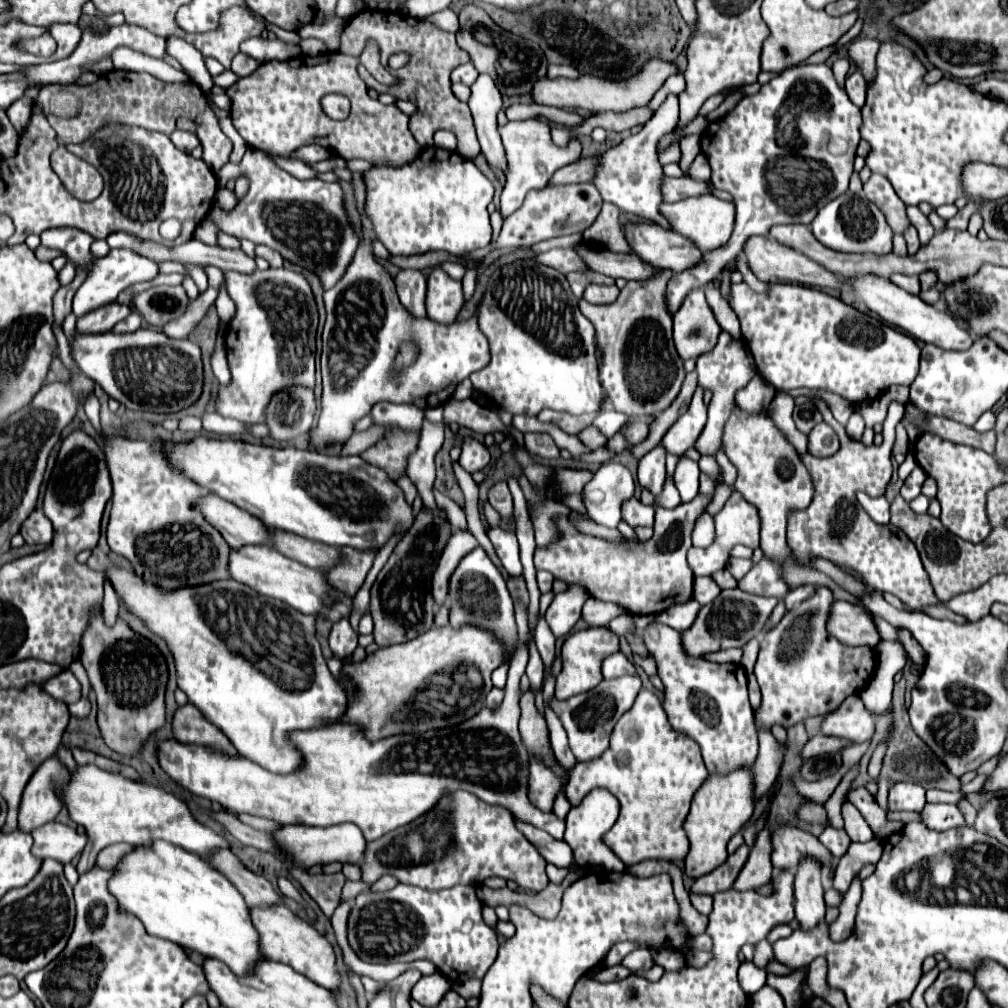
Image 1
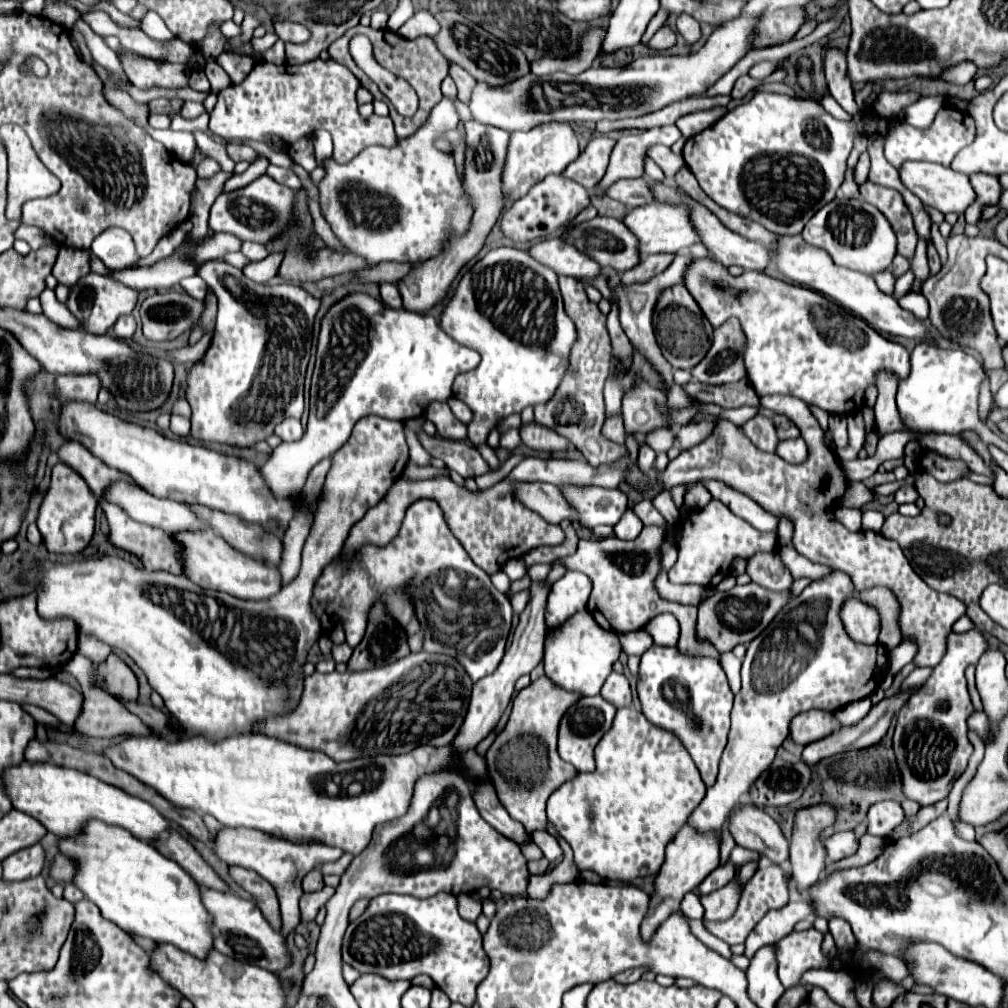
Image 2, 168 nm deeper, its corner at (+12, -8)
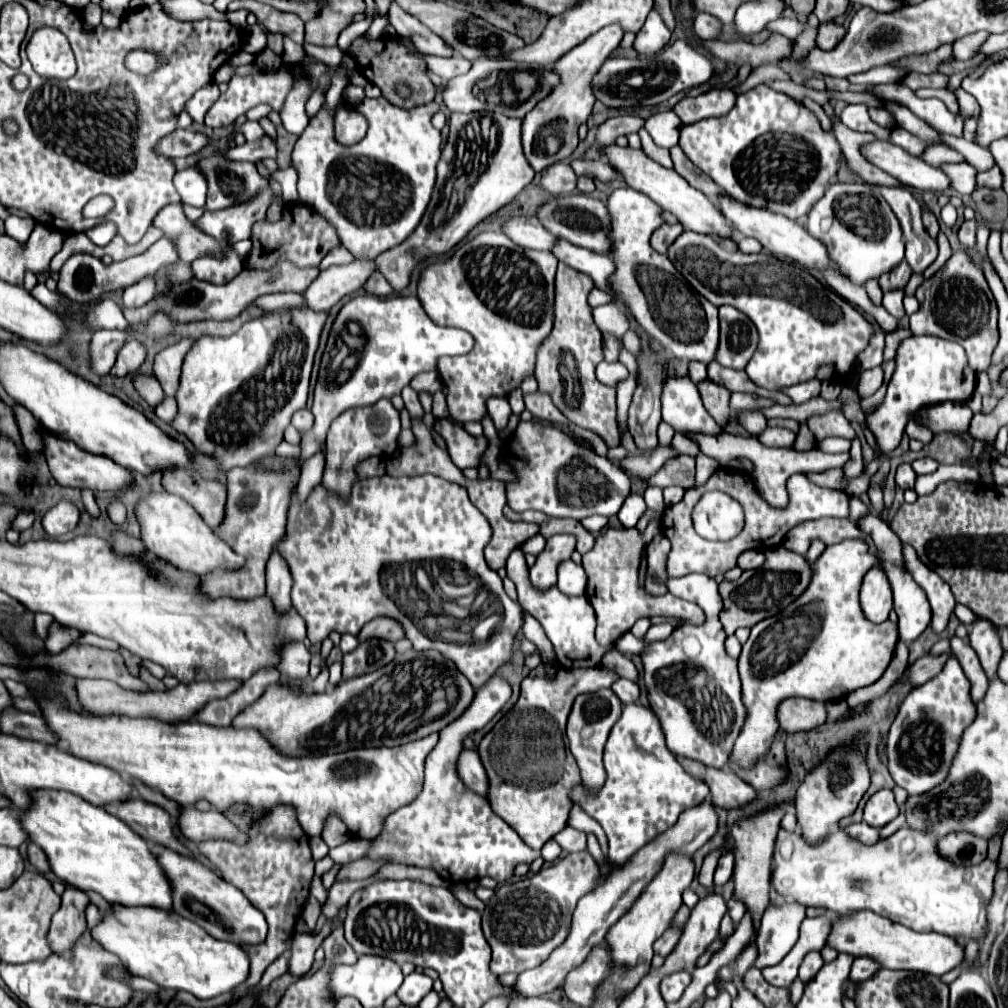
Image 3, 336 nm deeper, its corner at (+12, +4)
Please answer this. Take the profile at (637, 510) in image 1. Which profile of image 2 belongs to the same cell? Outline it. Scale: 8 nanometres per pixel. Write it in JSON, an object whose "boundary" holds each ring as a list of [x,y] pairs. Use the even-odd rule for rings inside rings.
{"boundary":[[[562,488],[564,496],[572,504],[572,508],[578,510],[580,520],[588,524],[588,528],[594,528],[598,524],[608,524],[616,526],[624,512],[628,510],[628,500],[626,494],[620,492],[618,488],[606,490],[606,488]]]}

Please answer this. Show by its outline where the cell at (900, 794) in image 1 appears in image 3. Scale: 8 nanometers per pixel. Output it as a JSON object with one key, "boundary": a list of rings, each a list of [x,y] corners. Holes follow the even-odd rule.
{"boundary":[[[878,790],[868,798],[864,806],[864,822],[874,828],[882,828],[888,822],[892,822],[898,816],[898,812],[900,810],[892,790]]]}

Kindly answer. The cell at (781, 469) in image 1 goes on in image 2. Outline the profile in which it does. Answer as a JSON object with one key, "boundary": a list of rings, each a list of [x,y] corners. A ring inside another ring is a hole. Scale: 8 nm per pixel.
{"boundary":[[[756,552],[756,556],[748,560],[746,572],[750,574],[752,582],[772,592],[784,592],[794,582],[788,568],[784,568],[784,562],[780,560],[778,552]]]}

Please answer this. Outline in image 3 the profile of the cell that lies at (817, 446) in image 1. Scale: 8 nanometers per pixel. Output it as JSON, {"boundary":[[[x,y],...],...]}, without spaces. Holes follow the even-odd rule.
{"boundary":[[[766,428],[764,432],[760,432],[758,440],[764,444],[764,446],[776,446],[776,448],[788,448],[794,444],[796,440],[796,434],[788,428]]]}

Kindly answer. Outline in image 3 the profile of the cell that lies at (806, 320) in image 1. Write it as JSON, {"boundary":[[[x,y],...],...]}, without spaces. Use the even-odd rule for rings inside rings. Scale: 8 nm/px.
{"boundary":[[[684,230],[668,248],[668,258],[676,266],[676,270],[690,282],[690,286],[698,290],[706,300],[710,300],[714,306],[722,306],[722,304],[734,306],[756,324],[760,342],[758,342],[758,348],[752,360],[746,366],[746,374],[760,388],[778,390],[782,386],[794,386],[794,384],[808,382],[816,376],[816,370],[820,364],[832,364],[834,372],[844,378],[854,372],[854,362],[858,358],[858,352],[868,346],[868,340],[872,336],[872,324],[866,322],[862,314],[858,314],[834,290],[824,288],[806,270],[800,270],[800,268],[788,270],[786,266],[794,266],[794,264],[786,264],[774,258],[772,254],[766,254],[766,252],[744,254],[740,252],[738,244],[732,238],[722,238],[716,234],[696,234],[696,232]],[[750,266],[776,266],[776,274],[752,276]]]}

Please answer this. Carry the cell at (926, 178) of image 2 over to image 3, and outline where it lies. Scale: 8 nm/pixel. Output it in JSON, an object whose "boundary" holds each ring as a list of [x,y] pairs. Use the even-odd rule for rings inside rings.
{"boundary":[[[874,140],[860,148],[864,158],[874,166],[882,168],[890,176],[898,178],[902,184],[914,186],[918,190],[946,190],[950,186],[948,176],[936,168],[920,160],[918,156],[908,154],[904,148],[896,144],[888,144],[882,140]]]}

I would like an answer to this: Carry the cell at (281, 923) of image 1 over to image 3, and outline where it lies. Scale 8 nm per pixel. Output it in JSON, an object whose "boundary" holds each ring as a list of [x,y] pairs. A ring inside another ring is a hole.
{"boundary":[[[152,846],[152,854],[156,860],[160,860],[164,872],[168,874],[168,880],[172,884],[172,908],[176,914],[200,924],[210,936],[234,944],[260,944],[266,938],[268,924],[264,920],[264,914],[258,912],[250,904],[250,900],[240,894],[238,888],[222,880],[218,874],[214,874],[210,868],[202,866],[198,860],[190,856],[182,856],[178,852],[168,852],[168,848]]]}

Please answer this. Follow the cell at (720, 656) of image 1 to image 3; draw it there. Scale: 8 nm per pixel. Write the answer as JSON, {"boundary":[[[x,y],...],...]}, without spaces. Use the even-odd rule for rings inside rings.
{"boundary":[[[650,522],[646,532],[638,532],[636,528],[632,530],[614,530],[608,528],[602,536],[596,538],[596,546],[584,554],[582,566],[586,562],[586,574],[588,574],[588,592],[586,598],[596,610],[598,618],[598,628],[596,628],[596,640],[600,646],[612,646],[616,640],[624,634],[630,632],[634,622],[642,616],[676,616],[684,618],[690,624],[702,624],[704,622],[704,612],[698,604],[680,600],[672,594],[666,596],[650,596],[646,590],[638,586],[638,568],[640,568],[640,554],[646,544],[660,532],[658,522]]]}

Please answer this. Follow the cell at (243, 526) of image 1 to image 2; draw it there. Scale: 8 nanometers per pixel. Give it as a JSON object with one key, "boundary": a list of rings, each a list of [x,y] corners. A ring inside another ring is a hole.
{"boundary":[[[118,482],[112,484],[106,492],[106,498],[114,504],[118,504],[120,508],[124,508],[124,512],[144,524],[162,528],[166,532],[186,532],[186,530],[204,530],[206,524],[190,510],[190,506],[180,504],[180,502],[172,502],[168,498],[156,498],[136,486]]]}

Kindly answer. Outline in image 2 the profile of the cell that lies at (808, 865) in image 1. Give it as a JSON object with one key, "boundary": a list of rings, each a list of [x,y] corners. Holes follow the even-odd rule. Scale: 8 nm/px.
{"boundary":[[[828,804],[804,808],[796,814],[796,826],[794,826],[794,834],[790,840],[790,866],[792,866],[790,880],[794,882],[794,886],[800,894],[804,894],[808,888],[812,888],[812,884],[816,884],[820,880],[820,874],[824,872],[826,852],[824,852],[824,844],[818,838],[818,834],[832,822],[834,822],[834,812],[832,812],[832,808],[828,808]]]}

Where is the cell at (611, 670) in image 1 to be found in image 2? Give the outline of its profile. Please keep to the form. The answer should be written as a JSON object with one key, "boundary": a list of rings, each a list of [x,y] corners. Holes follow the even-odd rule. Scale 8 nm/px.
{"boundary":[[[612,672],[604,686],[602,686],[602,696],[612,702],[616,708],[622,708],[622,706],[630,706],[632,704],[632,696],[630,696],[630,684],[626,680],[626,676],[618,674],[618,672]]]}

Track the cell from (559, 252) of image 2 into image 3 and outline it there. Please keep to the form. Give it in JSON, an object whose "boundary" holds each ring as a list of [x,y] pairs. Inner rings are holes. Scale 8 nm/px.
{"boundary":[[[512,216],[504,222],[502,232],[520,248],[550,250],[556,238],[536,220],[536,216]]]}

